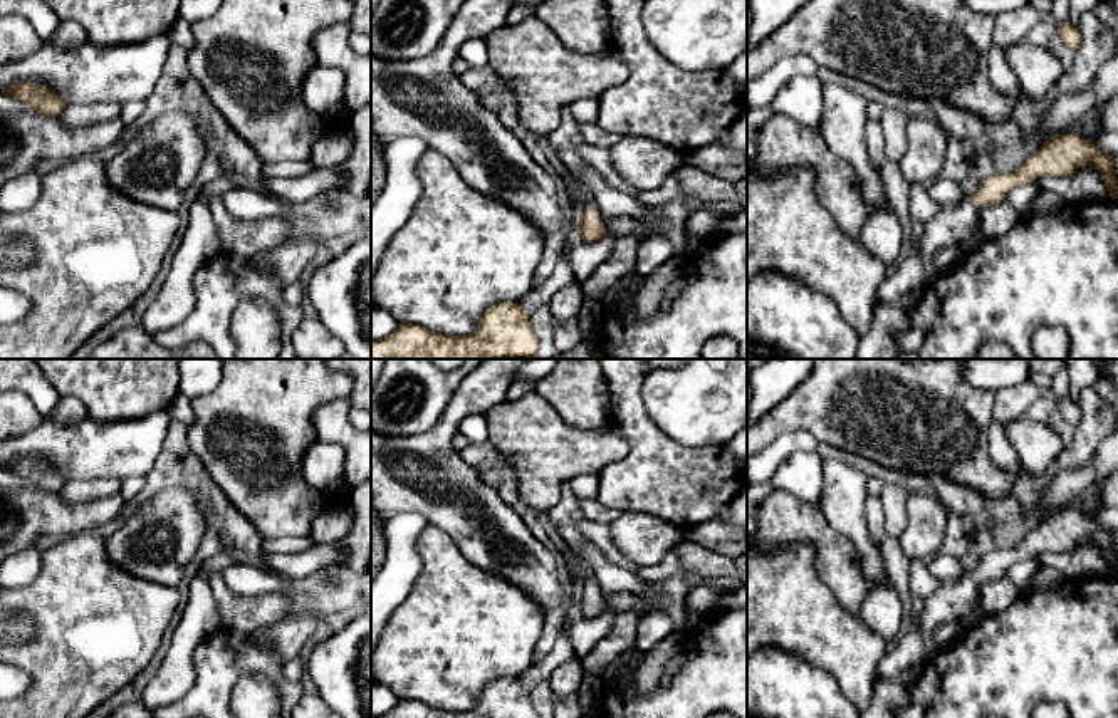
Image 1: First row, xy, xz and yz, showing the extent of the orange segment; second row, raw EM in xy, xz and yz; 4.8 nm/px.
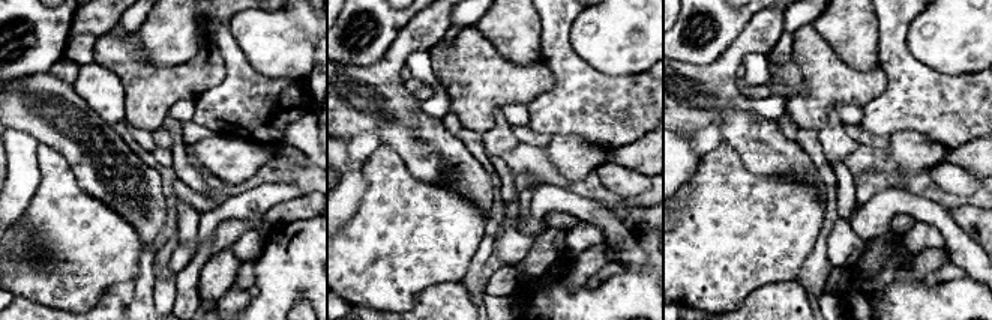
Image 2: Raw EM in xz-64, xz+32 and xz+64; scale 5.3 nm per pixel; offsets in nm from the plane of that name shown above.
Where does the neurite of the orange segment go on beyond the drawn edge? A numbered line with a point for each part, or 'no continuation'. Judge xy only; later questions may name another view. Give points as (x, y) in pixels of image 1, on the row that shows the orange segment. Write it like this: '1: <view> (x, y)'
1: xy (244, 237)

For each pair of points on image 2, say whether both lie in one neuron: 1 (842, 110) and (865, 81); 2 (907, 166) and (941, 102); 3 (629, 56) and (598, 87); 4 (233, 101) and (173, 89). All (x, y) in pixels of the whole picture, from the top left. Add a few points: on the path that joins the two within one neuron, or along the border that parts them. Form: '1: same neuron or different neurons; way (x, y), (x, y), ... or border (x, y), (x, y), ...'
1: different neurons; border (860, 105), (836, 104), (833, 107)
2: different neurons; border (890, 135), (920, 132), (949, 149)
3: different neurons; border (581, 54), (592, 66), (605, 74), (644, 72)
4: different neurons; border (225, 71), (216, 84), (194, 99)

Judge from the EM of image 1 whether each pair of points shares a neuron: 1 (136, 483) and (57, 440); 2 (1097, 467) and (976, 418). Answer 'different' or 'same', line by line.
1: different
2: different

